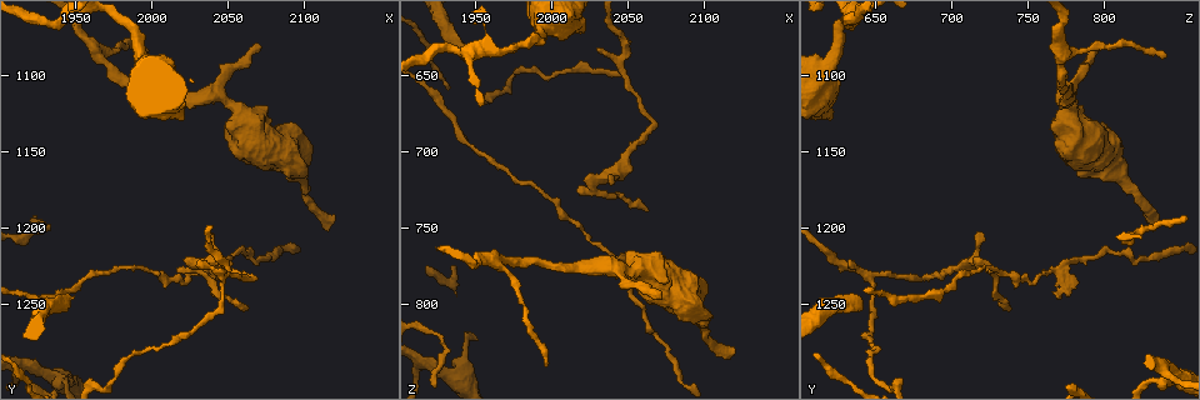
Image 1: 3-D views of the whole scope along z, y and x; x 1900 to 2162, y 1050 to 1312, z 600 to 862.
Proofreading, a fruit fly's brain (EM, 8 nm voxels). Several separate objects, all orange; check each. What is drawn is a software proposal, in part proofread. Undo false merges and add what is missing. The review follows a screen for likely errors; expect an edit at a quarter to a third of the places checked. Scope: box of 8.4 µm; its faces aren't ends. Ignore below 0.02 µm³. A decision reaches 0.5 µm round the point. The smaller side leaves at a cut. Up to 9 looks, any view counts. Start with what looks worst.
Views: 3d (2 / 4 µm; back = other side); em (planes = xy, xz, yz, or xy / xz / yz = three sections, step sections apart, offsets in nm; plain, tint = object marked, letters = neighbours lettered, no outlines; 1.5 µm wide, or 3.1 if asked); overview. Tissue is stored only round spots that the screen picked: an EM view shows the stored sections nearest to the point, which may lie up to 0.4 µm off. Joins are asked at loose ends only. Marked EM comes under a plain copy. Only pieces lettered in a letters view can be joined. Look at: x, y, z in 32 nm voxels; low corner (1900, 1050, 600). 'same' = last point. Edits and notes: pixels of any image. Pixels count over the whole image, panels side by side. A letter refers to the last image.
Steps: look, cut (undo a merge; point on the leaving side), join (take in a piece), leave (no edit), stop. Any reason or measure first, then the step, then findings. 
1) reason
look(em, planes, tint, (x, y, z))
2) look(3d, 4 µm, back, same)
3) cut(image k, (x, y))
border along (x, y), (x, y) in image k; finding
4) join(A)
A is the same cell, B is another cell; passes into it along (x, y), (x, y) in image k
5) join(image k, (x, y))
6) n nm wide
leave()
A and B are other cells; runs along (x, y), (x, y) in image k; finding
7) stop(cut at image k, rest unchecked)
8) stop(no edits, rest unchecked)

end of a long branch
look(3d, 2 µm, (1946, 1254, 640))

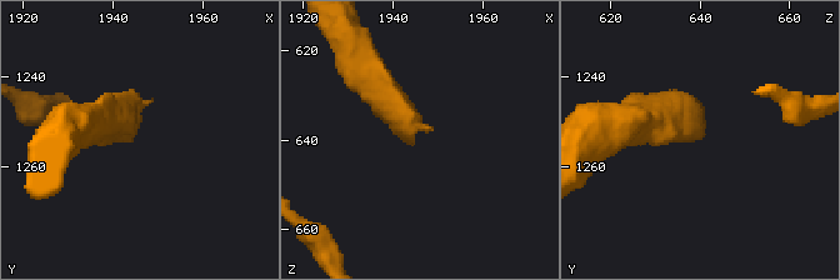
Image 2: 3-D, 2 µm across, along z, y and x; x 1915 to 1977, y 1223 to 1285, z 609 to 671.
look(em, planes, letters, (1944, 1253, 641))

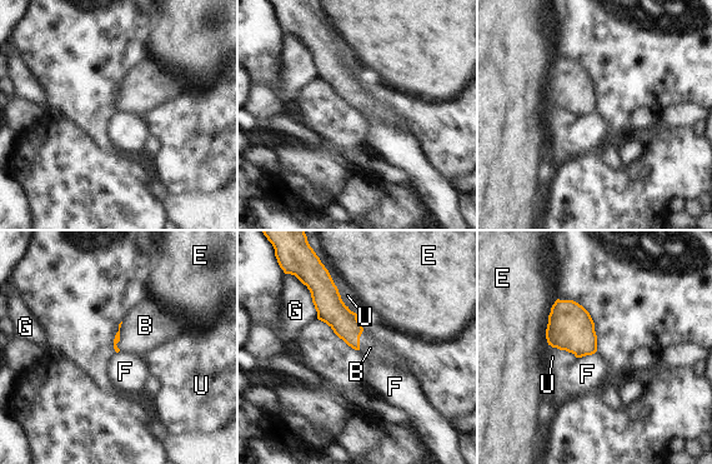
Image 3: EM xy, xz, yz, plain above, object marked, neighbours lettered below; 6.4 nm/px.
U touches over 360 nm
join(B)
B is the same cell, E, F, G and U are other cells; passes into it along (116, 339), (119, 337), (145, 325) in image 3; it goes on there

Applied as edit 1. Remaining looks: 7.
see it whole again
look(overview)

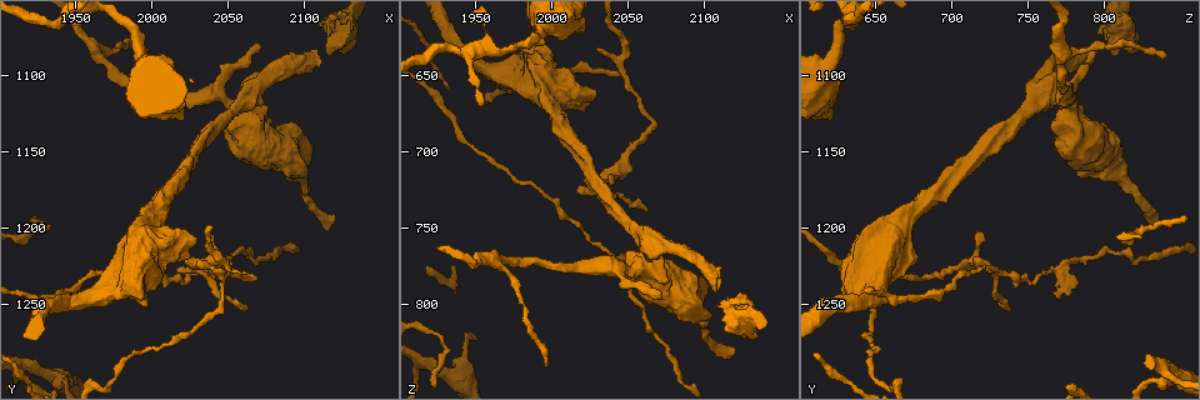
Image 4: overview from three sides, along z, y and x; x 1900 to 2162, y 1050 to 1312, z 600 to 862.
branch stops here
look(em, planes, letters, (2074, 1082, 796))

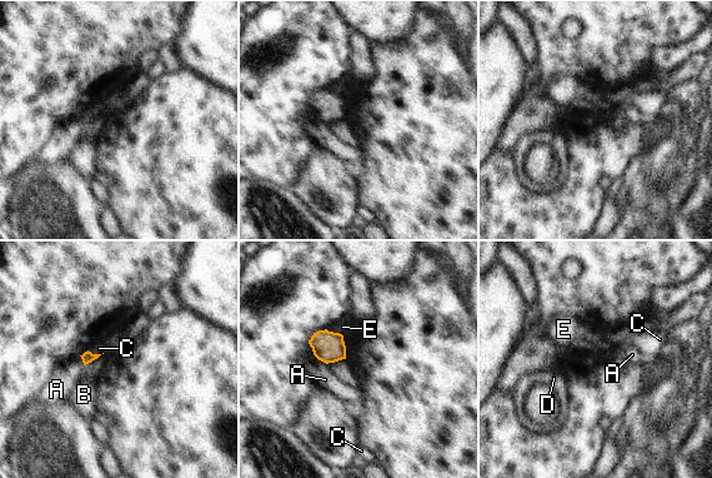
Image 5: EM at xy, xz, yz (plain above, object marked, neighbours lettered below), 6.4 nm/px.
leave()
A, B, C, D and E are other cells; border along (88, 350), (103, 353) in image 5; none of them fits

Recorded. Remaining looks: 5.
three arms meet
look(em, planes, letters, (2044, 1234, 648))

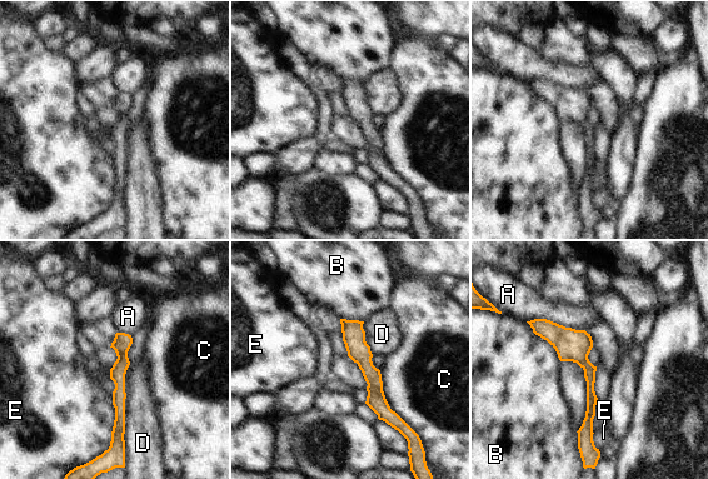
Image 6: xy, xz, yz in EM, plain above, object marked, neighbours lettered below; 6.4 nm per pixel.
leave()
A, B, C, D and E are other cells; runs along (533, 323), (589, 369), (586, 435) in image 6; continuous, no second neuron

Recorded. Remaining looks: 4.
stop(join at image 3, rest unchecked)

